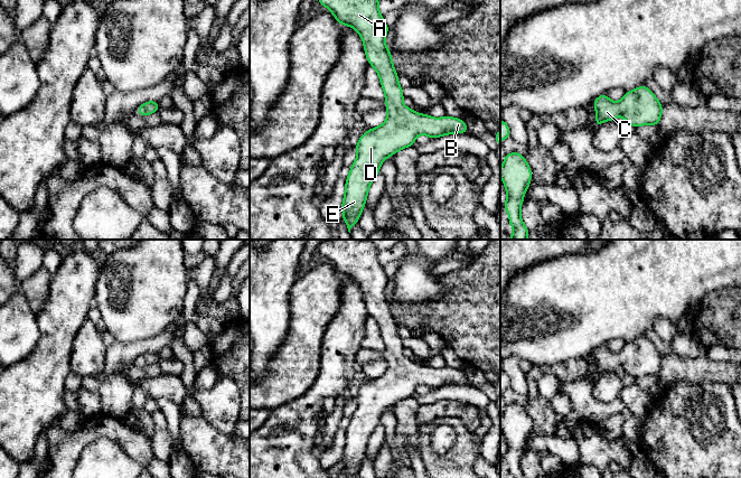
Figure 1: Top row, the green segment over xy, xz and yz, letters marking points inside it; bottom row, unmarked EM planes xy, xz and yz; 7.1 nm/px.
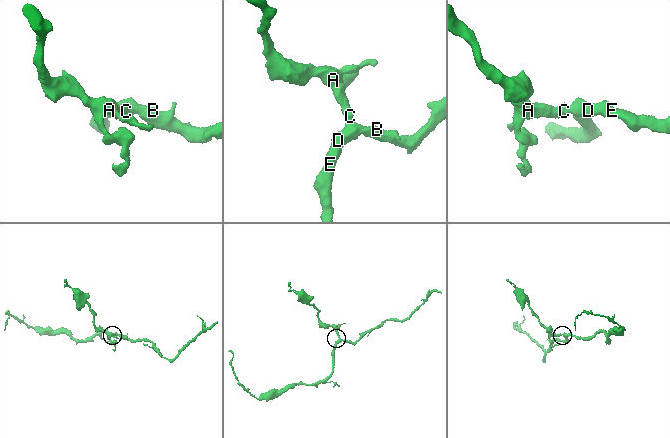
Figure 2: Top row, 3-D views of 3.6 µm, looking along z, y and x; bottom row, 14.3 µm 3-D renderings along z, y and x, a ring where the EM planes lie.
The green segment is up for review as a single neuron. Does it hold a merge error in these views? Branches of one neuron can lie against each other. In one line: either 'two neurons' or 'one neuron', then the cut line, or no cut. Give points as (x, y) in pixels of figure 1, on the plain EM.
one neuron | no cut

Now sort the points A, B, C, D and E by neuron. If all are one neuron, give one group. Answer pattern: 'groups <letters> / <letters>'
groups A B C D E

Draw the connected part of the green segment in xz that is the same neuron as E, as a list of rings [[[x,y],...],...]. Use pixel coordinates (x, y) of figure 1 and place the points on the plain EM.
[[[326,240],[320,242],[317,252],[329,260],[340,275],[350,277],[359,284],[368,313],[381,330],[387,356],[385,373],[360,386],[356,411],[346,429],[343,470],[347,478],[353,478],[358,474],[369,437],[385,410],[402,399],[412,397],[419,385],[437,390],[469,382],[462,369],[448,366],[435,369],[403,356],[403,340],[385,294],[390,278],[378,262],[381,252],[369,240]]]

